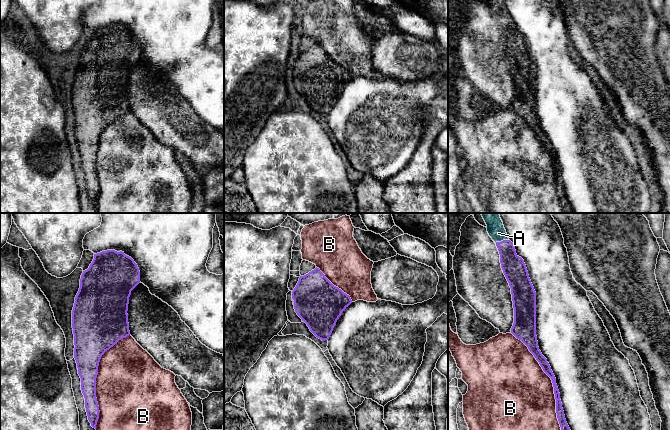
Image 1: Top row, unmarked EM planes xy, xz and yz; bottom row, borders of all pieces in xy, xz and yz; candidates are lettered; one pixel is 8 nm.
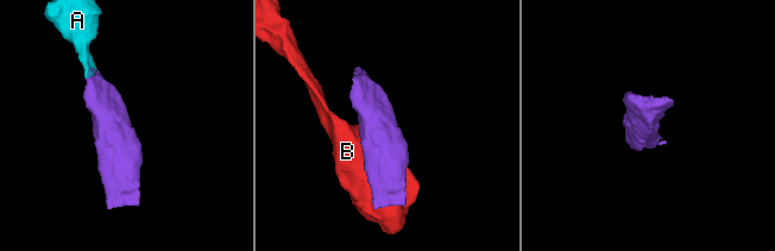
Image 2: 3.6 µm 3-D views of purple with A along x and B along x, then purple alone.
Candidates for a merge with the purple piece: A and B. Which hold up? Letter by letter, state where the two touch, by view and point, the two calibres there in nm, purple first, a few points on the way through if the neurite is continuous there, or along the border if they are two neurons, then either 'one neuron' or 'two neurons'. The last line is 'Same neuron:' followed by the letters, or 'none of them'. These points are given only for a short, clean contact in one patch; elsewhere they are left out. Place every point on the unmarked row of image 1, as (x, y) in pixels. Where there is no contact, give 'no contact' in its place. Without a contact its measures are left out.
A: meets purple in yz at (501, 17); 190 nm thick on the purple side, 140 nm on the other; one neuron
B: meets purple in yz at (552, 158); 70 nm thick on the purple side, 480 nm on the other; two neurons
Same neuron: A

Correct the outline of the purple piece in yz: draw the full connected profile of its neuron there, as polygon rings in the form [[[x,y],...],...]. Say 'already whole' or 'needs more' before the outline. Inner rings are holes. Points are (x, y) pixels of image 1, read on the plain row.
needs more; [[[486,0],[487,8],[496,19],[503,49],[509,59],[514,84],[511,109],[521,116],[551,154],[556,175],[557,194],[564,213],[574,213],[565,195],[556,154],[547,135],[538,123],[536,112],[536,68],[531,59],[524,36],[516,30],[503,0]]]

